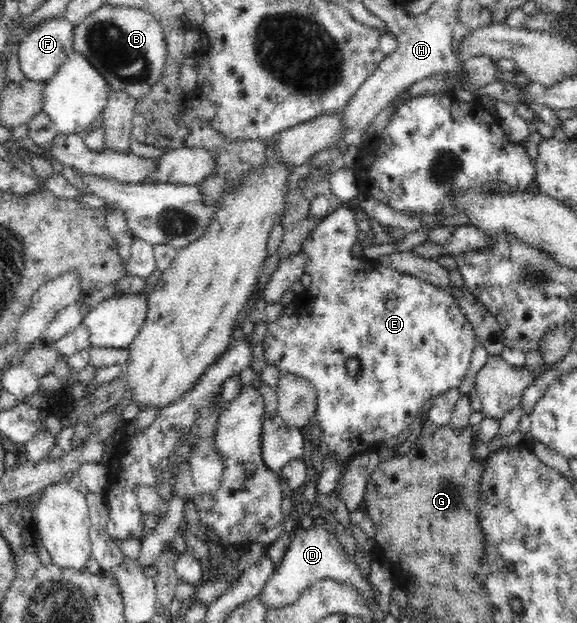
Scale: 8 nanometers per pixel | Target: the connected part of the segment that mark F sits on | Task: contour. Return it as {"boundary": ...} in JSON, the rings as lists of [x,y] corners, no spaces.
{"boundary":[[[66,17],[49,18],[34,25],[19,42],[18,58],[24,78],[48,82],[73,51],[74,25]]]}

